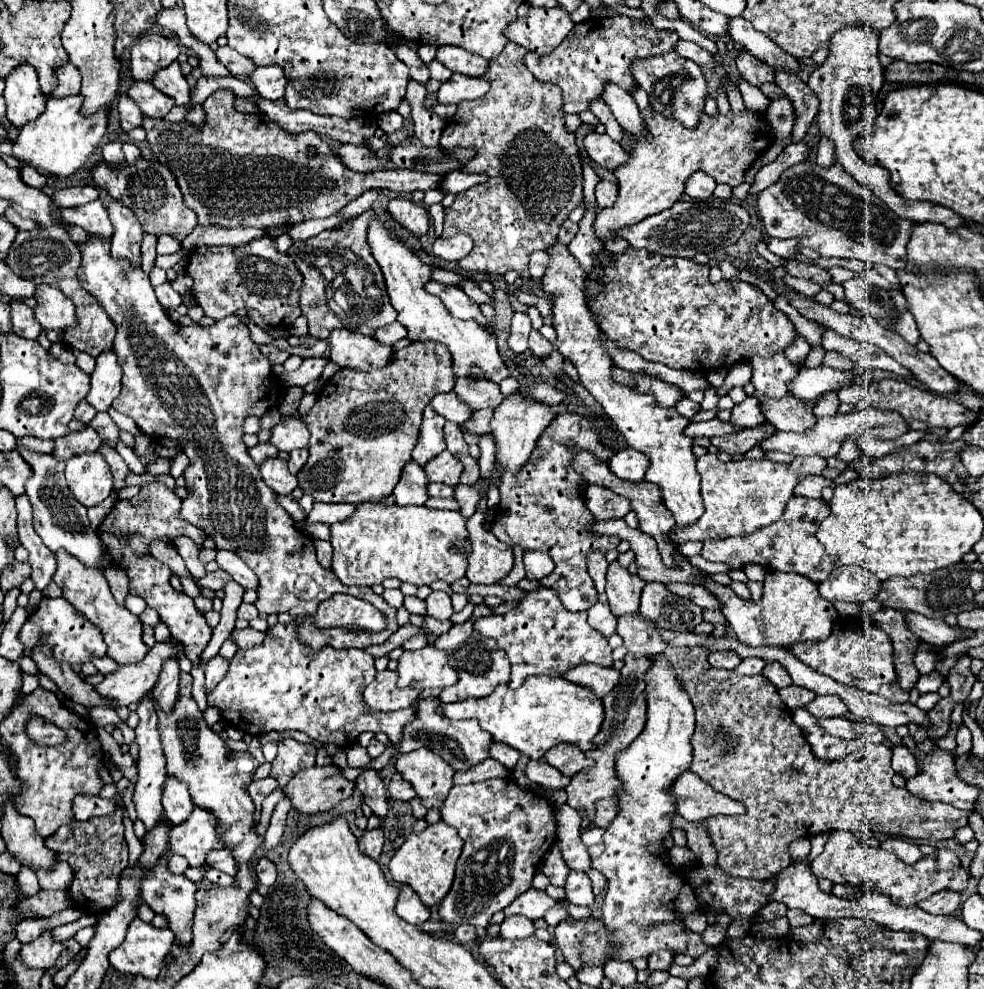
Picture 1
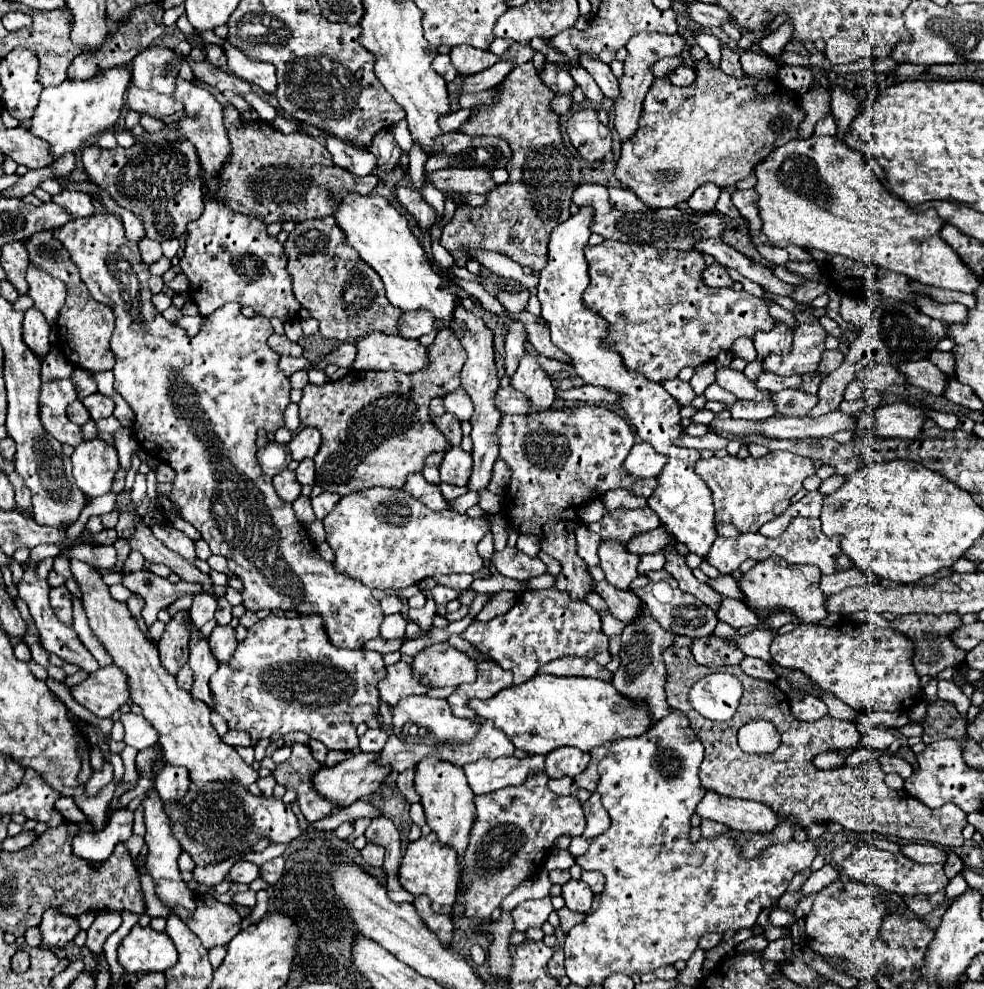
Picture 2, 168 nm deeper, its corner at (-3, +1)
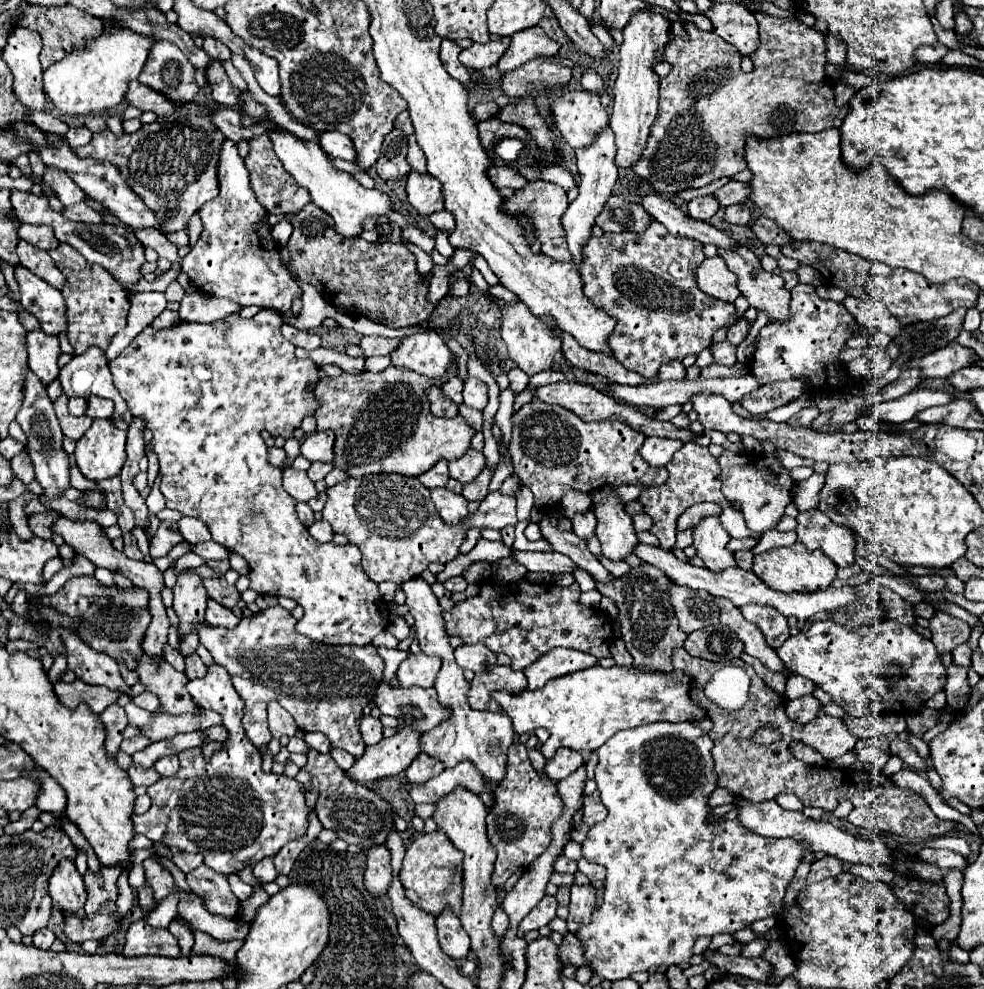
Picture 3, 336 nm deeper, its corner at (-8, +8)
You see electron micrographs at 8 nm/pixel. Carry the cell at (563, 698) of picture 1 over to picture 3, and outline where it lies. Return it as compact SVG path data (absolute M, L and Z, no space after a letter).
M591 666L587 670L579 670L575 674L567 674L563 678L549 680L539 690L523 690L521 694L509 694L509 692L495 692L493 700L497 700L503 708L503 712L513 720L513 730L517 734L535 730L539 726L549 730L549 740L543 744L543 756L547 760L553 758L559 746L565 746L575 752L593 752L599 746L603 746L613 734L627 728L637 728L649 722L693 722L707 716L707 712L691 698L691 676L683 674L679 670L671 670L671 674L659 674L657 670L635 670L625 666L613 666L613 668L601 668Z

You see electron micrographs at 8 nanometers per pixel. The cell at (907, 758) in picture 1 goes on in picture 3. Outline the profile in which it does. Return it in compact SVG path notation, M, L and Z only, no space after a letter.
M877 746L855 748L855 750L853 750L853 754L855 754L855 760L859 760L859 762L867 762L867 764L877 766L877 768L881 768L881 766L889 760L889 754L887 754L887 752L883 752L883 750L879 750Z

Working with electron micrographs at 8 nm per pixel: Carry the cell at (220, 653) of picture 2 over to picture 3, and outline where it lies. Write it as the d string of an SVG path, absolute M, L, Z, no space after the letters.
M207 600L207 610L205 610L205 622L211 626L223 626L223 628L235 628L239 624L239 618L225 606L219 606L217 602Z

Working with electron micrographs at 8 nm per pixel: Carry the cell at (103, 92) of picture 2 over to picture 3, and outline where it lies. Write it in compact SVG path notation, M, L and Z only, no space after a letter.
M113 26L111 30L103 30L99 36L101 38L85 42L83 48L75 48L71 54L67 54L63 60L55 62L43 72L45 94L63 114L99 114L119 106L129 82L137 80L147 62L151 46L155 44L151 36L117 26Z

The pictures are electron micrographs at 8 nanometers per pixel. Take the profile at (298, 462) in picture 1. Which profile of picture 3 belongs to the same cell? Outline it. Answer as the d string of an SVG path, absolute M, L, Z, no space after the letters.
M313 462L313 464L311 464L311 468L307 470L307 474L309 474L309 478L311 478L313 482L317 482L317 480L323 480L331 470L333 470L333 466L331 466L331 464Z

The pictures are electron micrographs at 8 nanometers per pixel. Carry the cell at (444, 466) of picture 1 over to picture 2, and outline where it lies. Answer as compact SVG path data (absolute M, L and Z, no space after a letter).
M452 447L446 451L444 461L440 465L440 479L450 485L466 485L472 469L472 455L462 451L460 447Z

